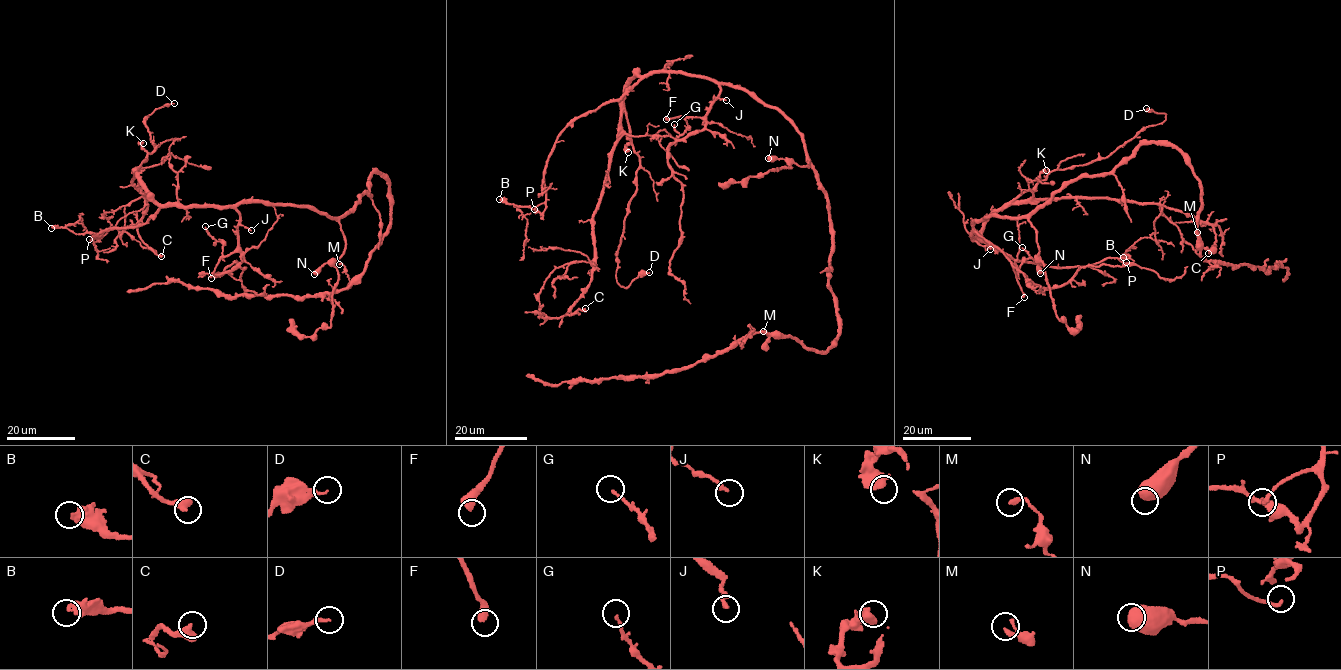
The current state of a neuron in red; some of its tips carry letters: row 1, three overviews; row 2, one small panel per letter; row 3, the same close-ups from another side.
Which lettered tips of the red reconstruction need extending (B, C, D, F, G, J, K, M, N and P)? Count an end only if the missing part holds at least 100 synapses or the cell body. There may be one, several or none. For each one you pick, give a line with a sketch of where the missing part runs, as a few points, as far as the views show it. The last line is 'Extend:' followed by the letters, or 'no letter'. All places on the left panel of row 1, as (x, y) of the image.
F: Course of what is missing: (211, 278), (186, 299), (178, 291), (177, 265), (188, 240), (190, 218)
Extend: F

